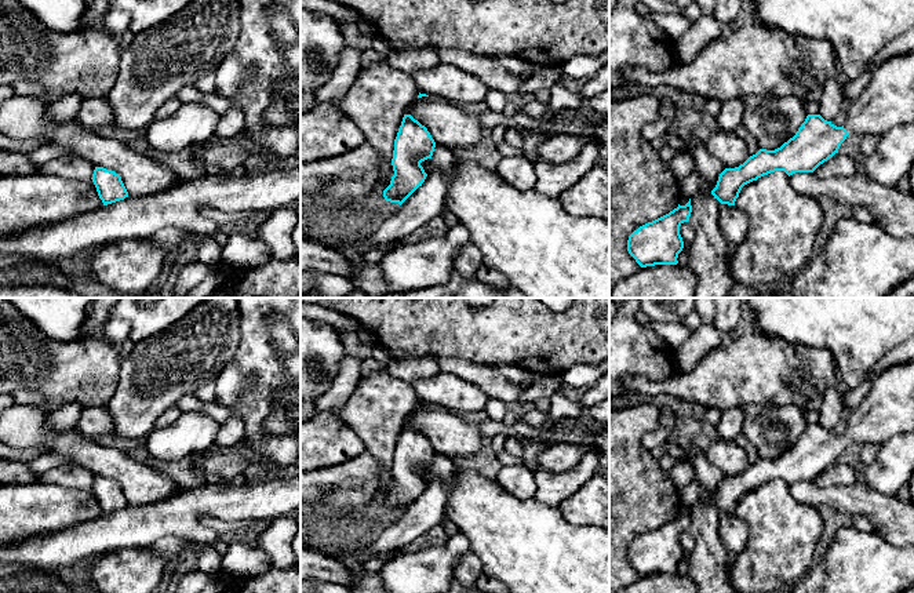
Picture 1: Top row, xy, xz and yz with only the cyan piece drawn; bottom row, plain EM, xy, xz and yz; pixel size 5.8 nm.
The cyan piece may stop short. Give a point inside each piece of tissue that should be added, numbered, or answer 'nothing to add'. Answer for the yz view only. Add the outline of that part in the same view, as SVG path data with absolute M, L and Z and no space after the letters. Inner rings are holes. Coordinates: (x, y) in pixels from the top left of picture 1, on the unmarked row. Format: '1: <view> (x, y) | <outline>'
1: yz (888, 410) | M914 360L895 364L874 379L859 407L849 412L844 437L848 443L884 444L893 436L914 432Z

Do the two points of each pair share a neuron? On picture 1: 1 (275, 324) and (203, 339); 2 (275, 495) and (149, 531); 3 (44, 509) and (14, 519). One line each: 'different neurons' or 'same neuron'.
1: different neurons
2: same neuron
3: same neuron

